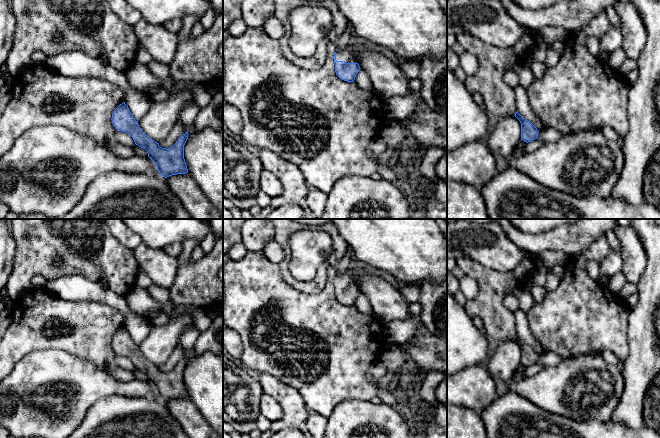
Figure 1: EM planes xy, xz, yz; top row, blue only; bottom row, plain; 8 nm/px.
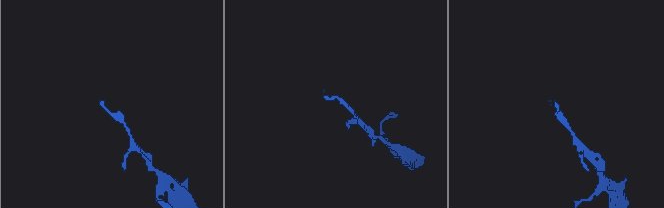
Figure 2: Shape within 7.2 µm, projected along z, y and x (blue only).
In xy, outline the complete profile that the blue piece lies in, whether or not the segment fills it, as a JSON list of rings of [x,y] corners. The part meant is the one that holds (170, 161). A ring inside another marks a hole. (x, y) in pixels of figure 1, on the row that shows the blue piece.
[[[125,102],[113,111],[111,120],[117,131],[129,134],[136,145],[147,151],[148,157],[156,164],[160,175],[167,178],[188,172],[184,159],[184,145],[188,139],[188,132],[180,136],[173,146],[166,149],[142,132],[138,121],[135,120]]]

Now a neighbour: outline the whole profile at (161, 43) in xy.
[[[141,19],[133,26],[136,38],[154,60],[170,65],[178,46],[177,33],[171,32],[164,25],[150,24]]]

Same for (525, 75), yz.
[[[529,63],[516,64],[512,69],[519,78],[519,85],[527,89],[530,84],[535,80],[535,77],[530,69]]]

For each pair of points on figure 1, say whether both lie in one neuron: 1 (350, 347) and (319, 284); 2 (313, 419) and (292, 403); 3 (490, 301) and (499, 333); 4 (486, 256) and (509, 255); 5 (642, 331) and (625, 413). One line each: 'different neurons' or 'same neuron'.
1: different neurons
2: different neurons
3: same neuron
4: same neuron
5: same neuron

